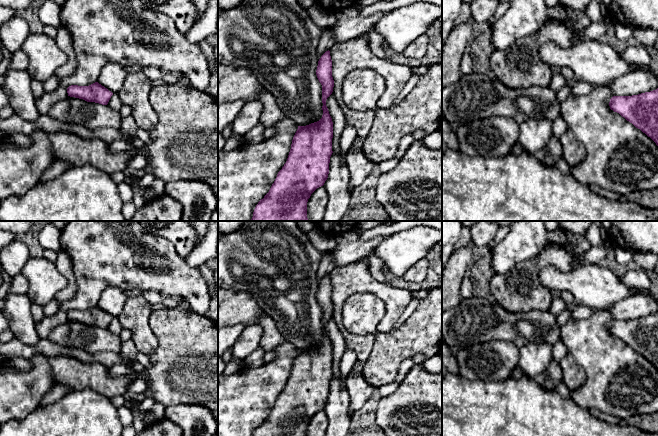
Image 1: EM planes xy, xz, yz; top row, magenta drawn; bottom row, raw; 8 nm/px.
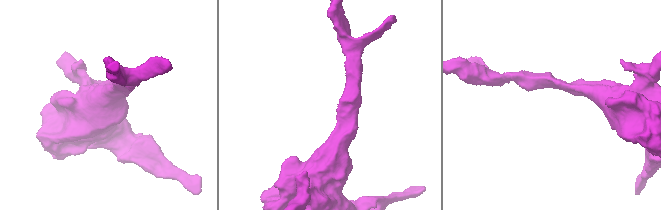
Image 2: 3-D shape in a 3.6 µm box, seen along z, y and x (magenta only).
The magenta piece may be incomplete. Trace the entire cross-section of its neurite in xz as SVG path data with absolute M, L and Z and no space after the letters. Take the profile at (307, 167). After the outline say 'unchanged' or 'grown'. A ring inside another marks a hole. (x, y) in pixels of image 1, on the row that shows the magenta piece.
M329 50L319 59L316 75L322 85L322 118L309 125L298 126L286 163L278 172L269 192L256 205L250 221L308 221L308 199L317 188L324 185L328 178L330 157L333 153L333 122L326 100L332 94L334 87Z; unchanged

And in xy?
M95 82L89 86L71 85L67 88L68 96L107 105L113 93Z; unchanged

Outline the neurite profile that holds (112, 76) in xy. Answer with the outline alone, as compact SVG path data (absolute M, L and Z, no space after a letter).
M109 62L100 71L97 82L112 93L118 93L129 74L127 67L119 63Z

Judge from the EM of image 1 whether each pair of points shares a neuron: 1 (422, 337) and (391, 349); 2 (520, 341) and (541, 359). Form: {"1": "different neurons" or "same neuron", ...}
{"1": "same neuron", "2": "different neurons"}

